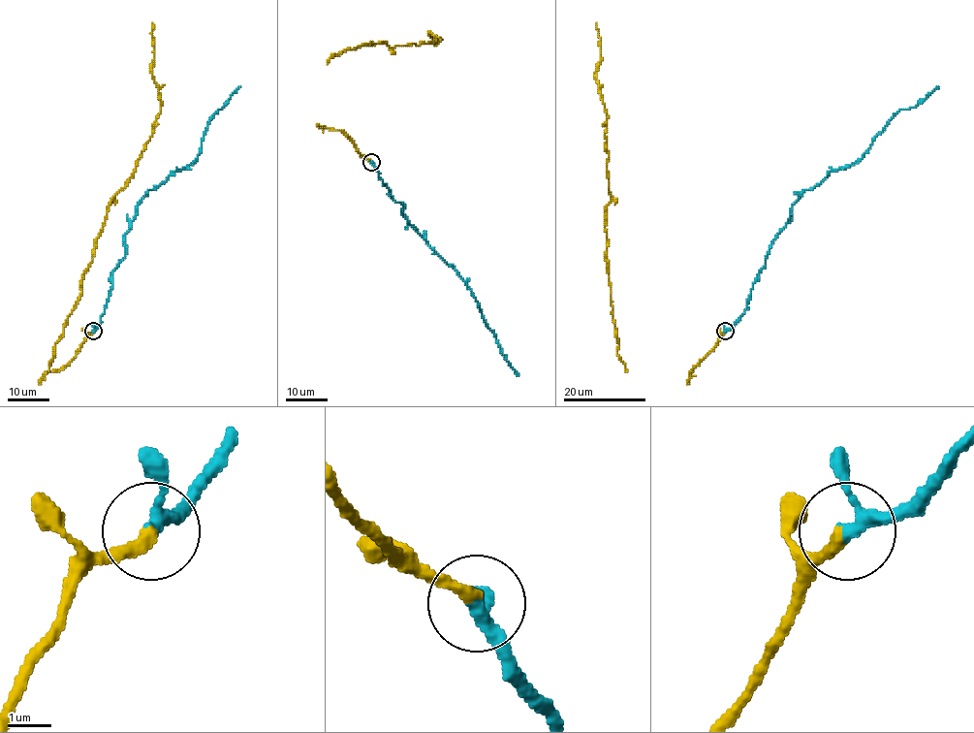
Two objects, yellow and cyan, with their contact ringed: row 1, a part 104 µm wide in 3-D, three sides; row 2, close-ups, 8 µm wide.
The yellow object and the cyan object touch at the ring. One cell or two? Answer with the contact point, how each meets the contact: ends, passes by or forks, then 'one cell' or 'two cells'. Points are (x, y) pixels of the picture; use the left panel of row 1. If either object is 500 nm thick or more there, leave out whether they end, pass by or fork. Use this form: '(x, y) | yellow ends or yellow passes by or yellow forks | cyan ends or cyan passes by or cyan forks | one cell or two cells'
(93, 331) | yellow ends | cyan passes by | one cell

